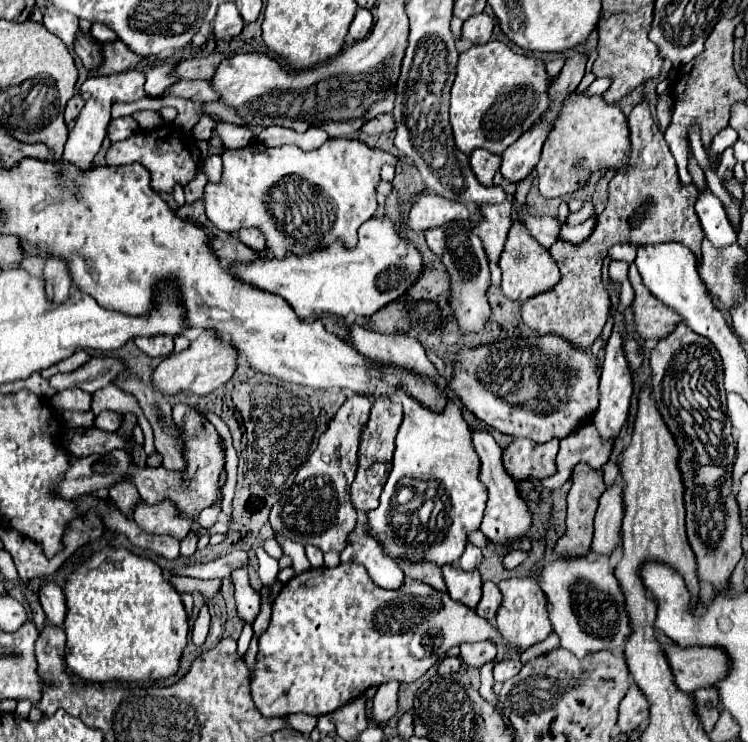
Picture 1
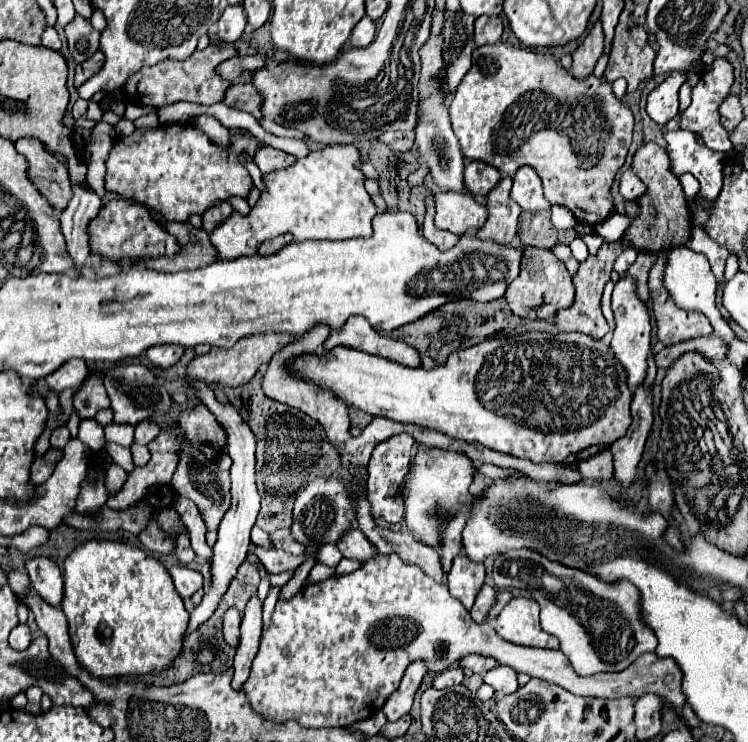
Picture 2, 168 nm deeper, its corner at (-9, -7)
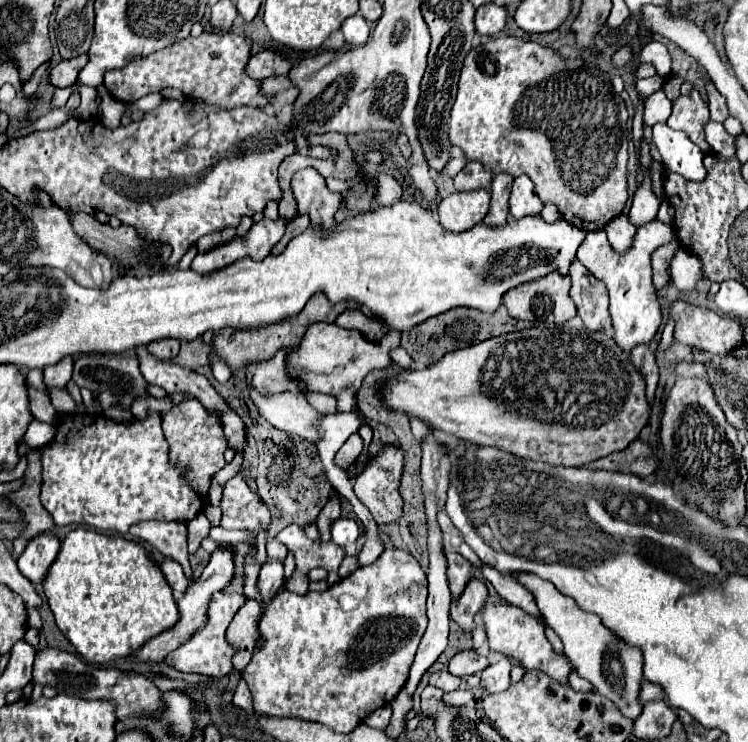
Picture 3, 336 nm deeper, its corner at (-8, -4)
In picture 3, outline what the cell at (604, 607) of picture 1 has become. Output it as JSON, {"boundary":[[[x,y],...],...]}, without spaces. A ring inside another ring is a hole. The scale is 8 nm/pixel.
{"boundary":[[[506,572],[506,576],[512,576],[516,582],[532,592],[546,624],[560,636],[564,644],[564,654],[574,664],[576,672],[592,682],[596,692],[602,692],[602,696],[608,696],[614,704],[618,704],[624,716],[632,720],[638,718],[642,712],[642,704],[638,702],[638,684],[642,680],[642,650],[620,640],[610,628],[604,626],[598,614],[578,608],[578,604],[570,596],[564,596],[550,580],[544,580],[532,572]],[[610,676],[614,676],[618,684],[612,684]]]}

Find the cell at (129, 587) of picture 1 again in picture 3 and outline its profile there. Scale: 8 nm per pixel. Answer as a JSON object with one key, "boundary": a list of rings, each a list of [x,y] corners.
{"boundary":[[[78,528],[64,538],[60,548],[58,538],[54,538],[52,534],[40,534],[28,542],[26,550],[18,558],[18,568],[34,584],[42,584],[42,580],[46,578],[44,594],[54,612],[58,628],[72,642],[78,654],[90,664],[102,664],[132,656],[132,652],[138,652],[142,644],[178,622],[178,606],[172,598],[170,584],[160,572],[160,566],[148,556],[148,552],[140,544],[130,542],[122,536],[106,536]]]}

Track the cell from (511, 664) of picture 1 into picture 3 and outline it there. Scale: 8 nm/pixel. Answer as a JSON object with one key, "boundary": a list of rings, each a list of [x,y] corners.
{"boundary":[[[500,658],[498,662],[492,662],[486,670],[480,672],[480,686],[490,694],[508,690],[508,686],[512,684],[510,668],[512,668],[512,662],[508,658]]]}

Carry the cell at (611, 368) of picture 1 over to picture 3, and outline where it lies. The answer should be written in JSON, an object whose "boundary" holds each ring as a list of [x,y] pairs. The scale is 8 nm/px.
{"boundary":[[[652,220],[638,228],[632,248],[626,254],[616,254],[612,246],[608,244],[604,230],[588,232],[582,246],[578,248],[578,260],[590,272],[604,280],[608,292],[610,292],[610,316],[614,326],[614,340],[624,352],[632,352],[632,348],[640,344],[650,344],[658,326],[660,326],[660,304],[656,300],[656,290],[652,288],[652,268],[650,268],[650,254],[668,242],[676,240],[676,230],[670,224],[664,224],[660,220]]]}

